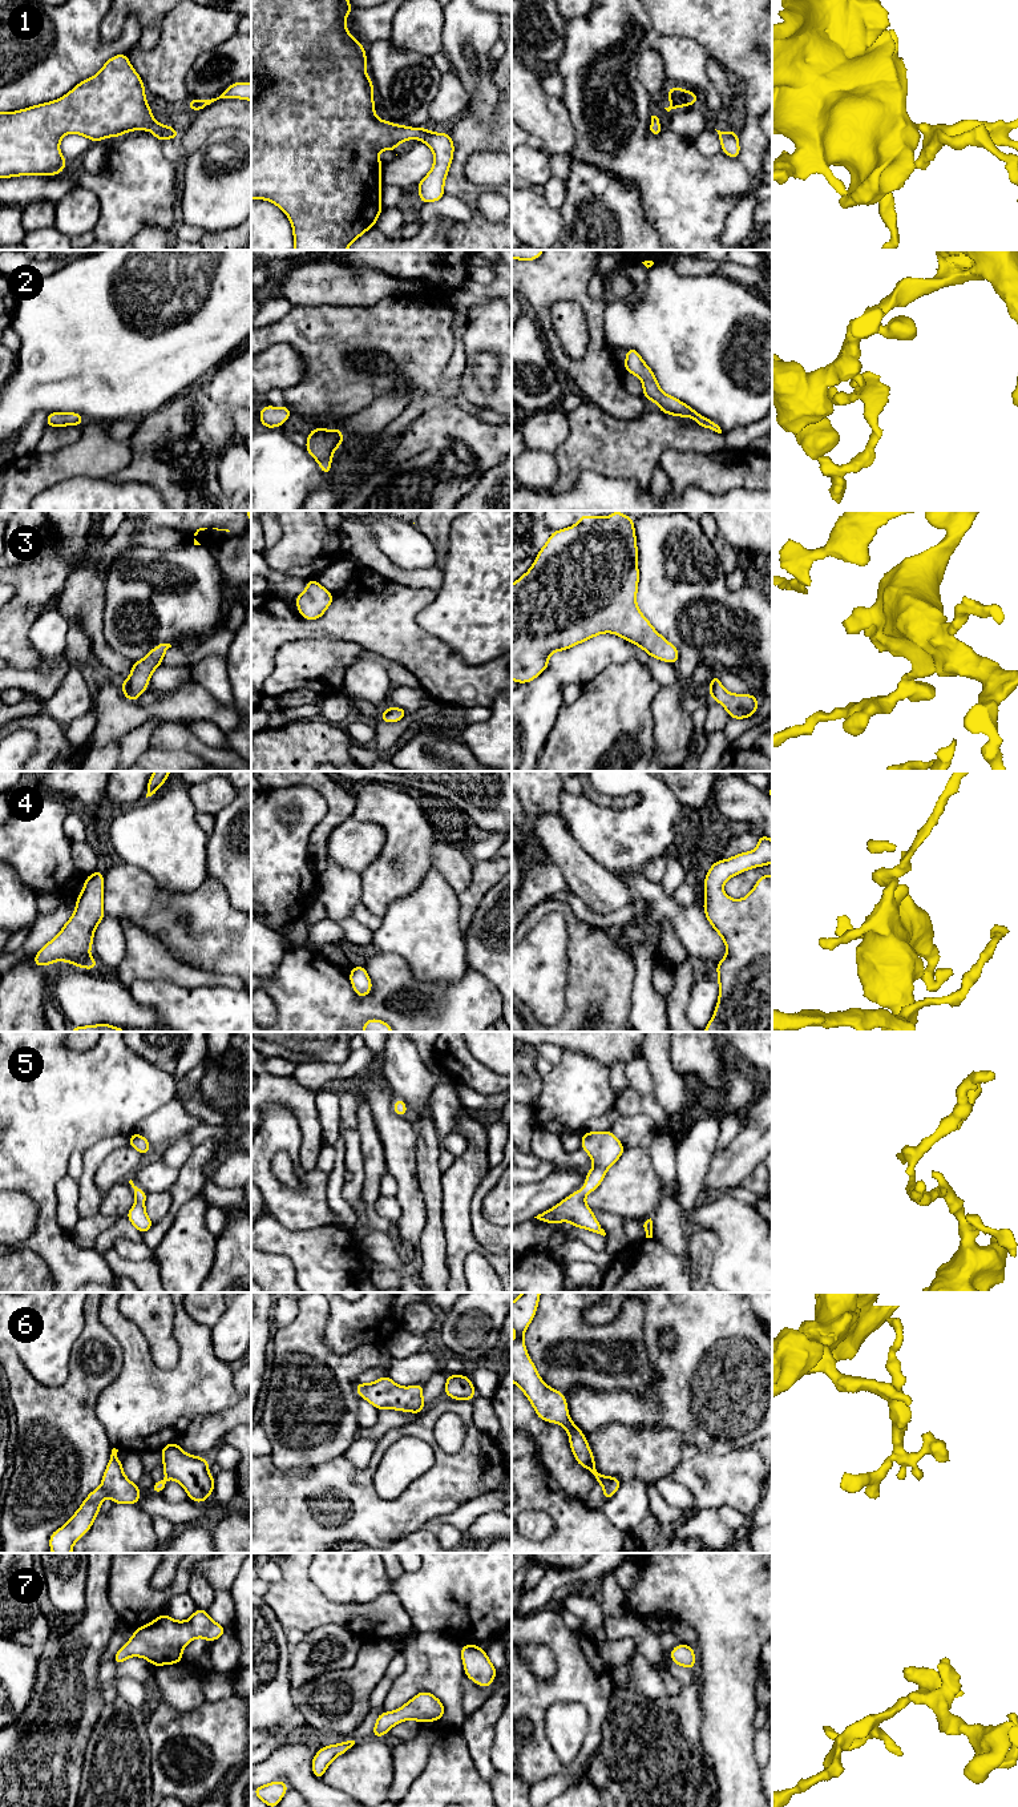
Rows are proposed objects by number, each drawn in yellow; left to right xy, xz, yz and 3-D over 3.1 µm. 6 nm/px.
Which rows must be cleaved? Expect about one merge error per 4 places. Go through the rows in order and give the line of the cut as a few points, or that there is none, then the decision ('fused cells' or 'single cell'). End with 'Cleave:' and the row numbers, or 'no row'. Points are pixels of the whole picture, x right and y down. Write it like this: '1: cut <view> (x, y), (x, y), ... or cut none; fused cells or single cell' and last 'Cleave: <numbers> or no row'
1: cut none; single cell
2: cut none; single cell
3: cut none; single cell
4: cut none; single cell
5: cut none; single cell
6: cut none; single cell
7: cut none; single cell
Cleave: no row

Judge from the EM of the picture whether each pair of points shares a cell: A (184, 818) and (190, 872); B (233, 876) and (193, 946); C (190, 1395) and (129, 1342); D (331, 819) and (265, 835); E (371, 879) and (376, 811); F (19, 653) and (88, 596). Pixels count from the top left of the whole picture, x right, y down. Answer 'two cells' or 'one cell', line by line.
A: one cell
B: two cells
C: one cell
D: two cells
E: one cell
F: two cells

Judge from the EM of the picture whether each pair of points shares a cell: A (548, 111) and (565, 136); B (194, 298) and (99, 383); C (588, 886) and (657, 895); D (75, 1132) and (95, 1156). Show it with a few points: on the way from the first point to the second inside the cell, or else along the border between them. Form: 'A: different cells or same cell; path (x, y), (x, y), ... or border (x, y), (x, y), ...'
A: same cell; path (548, 117), (558, 129)
B: same cell; path (170, 311), (122, 359)
C: different cells; border (622, 882), (634, 895)
D: different cells; border (117, 1136), (106, 1136), (83, 1153)

